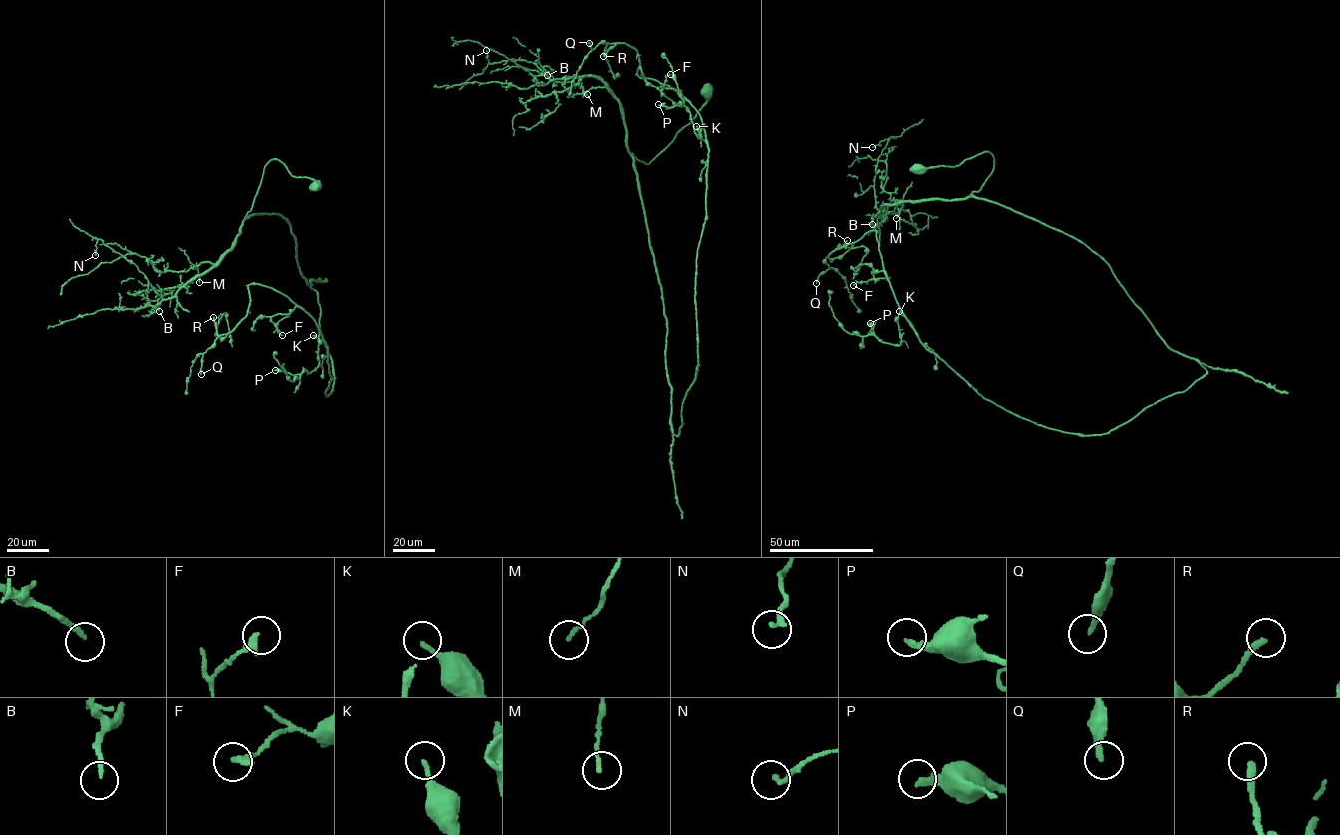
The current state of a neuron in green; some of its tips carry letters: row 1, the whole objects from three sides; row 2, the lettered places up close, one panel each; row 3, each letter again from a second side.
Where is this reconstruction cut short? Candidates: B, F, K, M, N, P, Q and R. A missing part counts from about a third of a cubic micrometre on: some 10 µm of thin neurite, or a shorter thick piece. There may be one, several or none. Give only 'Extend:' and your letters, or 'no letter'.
Extend: R

